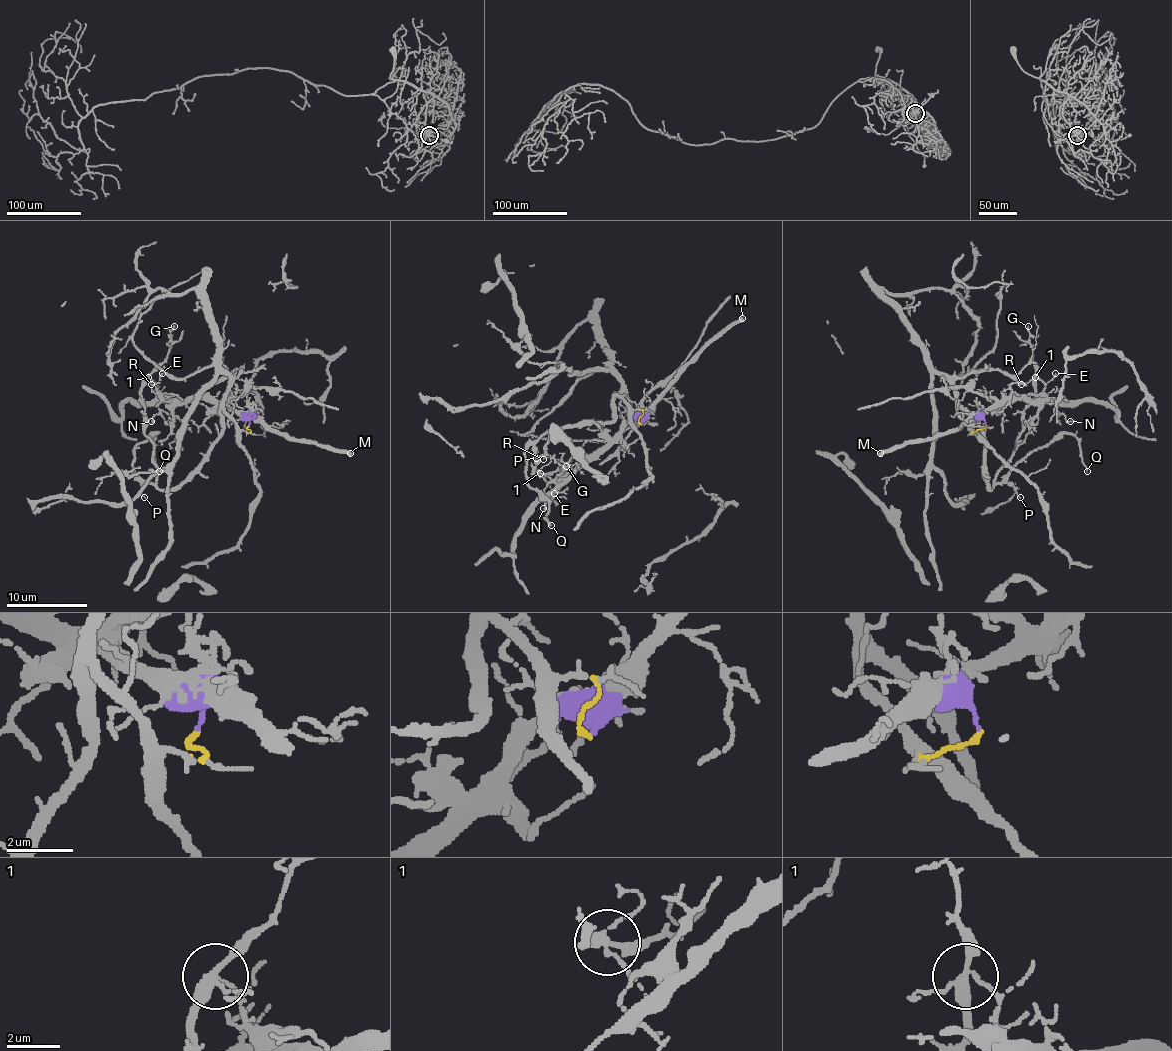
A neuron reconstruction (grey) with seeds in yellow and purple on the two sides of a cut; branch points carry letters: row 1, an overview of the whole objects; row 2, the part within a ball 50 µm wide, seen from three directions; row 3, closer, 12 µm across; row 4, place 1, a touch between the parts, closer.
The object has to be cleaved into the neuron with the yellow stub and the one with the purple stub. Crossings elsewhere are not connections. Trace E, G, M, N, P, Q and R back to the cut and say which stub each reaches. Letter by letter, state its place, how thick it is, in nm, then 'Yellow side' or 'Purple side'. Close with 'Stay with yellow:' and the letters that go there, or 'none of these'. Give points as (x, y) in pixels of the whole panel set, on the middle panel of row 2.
E: Place: (554, 493). Thickness 110 nm. Purple side
G: Place: (566, 466). Thickness 120 nm. Yellow side
M: Place: (742, 318). Thickness 360 nm. Purple side
N: Place: (543, 508). Thickness 130 nm. Purple side
P: Place: (536, 458). Thickness 110 nm. Yellow side
Q: Place: (551, 525). Thickness 140 nm. Yellow side
R: Place: (543, 459). Thickness 130 nm. Yellow side
Stay with yellow: G, P, Q, R

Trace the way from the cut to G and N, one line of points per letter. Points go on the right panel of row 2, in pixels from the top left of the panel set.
G: (986, 427), (972, 431), (960, 409), (980, 429), (990, 489), (1022, 433), (1022, 409), (1035, 397), (1028, 326)
N: (986, 425), (982, 413), (1002, 407), (1010, 399), (1049, 401), (1071, 421)

